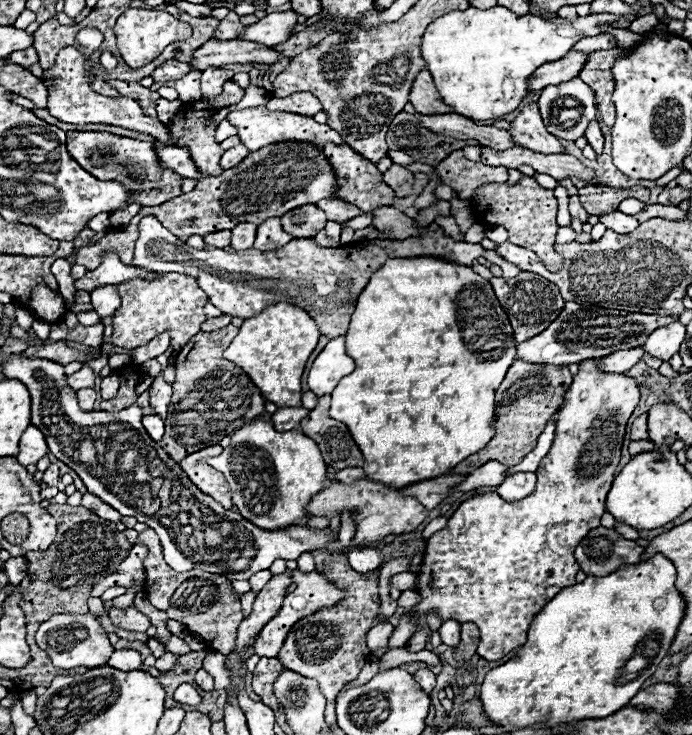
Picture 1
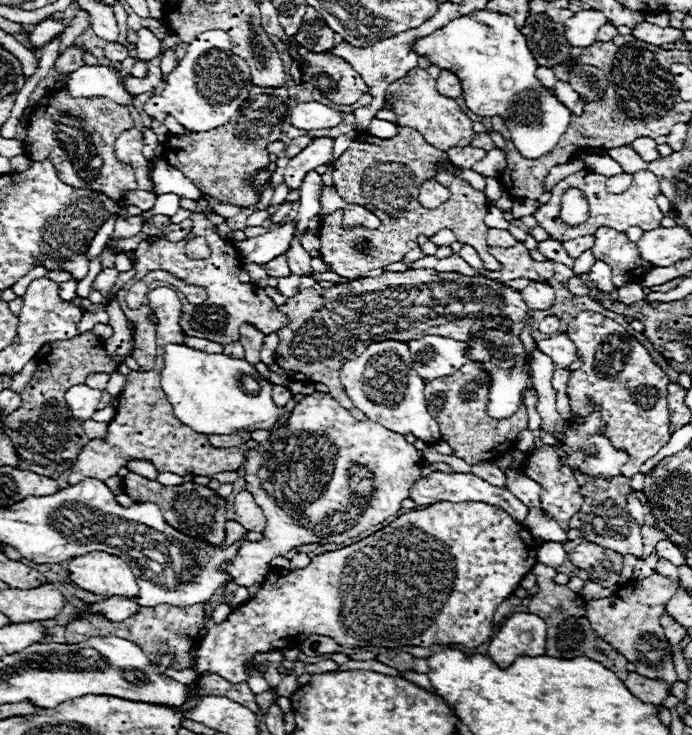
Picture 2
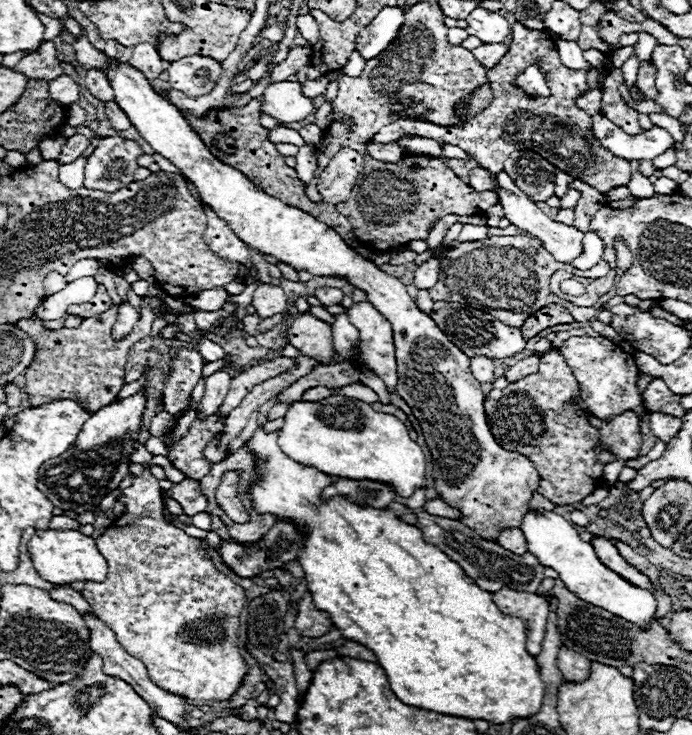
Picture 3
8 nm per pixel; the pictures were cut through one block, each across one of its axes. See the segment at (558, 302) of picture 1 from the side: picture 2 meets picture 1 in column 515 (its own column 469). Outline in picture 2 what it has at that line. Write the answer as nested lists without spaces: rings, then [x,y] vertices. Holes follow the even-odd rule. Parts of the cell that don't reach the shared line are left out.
[[[426,268],[384,272],[378,278],[362,278],[332,288],[316,284],[288,298],[286,304],[278,306],[278,310],[288,316],[288,324],[276,330],[280,338],[276,346],[276,364],[290,380],[328,386],[330,396],[362,420],[366,420],[366,416],[350,402],[340,384],[338,372],[344,366],[344,360],[360,356],[372,342],[410,342],[422,336],[446,336],[468,342],[476,338],[480,326],[502,328],[502,324],[506,324],[506,328],[512,328],[528,314],[528,306],[520,292],[506,288],[496,280]]]

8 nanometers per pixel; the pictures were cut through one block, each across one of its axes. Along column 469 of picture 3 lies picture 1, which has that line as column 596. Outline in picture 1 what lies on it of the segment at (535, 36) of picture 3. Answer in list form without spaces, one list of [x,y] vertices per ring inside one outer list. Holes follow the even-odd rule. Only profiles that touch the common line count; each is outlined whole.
[[[594,120],[592,124],[588,124],[586,132],[584,132],[584,138],[588,140],[588,144],[594,148],[596,154],[602,154],[602,148],[604,148],[604,136],[600,132],[600,124],[598,120]]]

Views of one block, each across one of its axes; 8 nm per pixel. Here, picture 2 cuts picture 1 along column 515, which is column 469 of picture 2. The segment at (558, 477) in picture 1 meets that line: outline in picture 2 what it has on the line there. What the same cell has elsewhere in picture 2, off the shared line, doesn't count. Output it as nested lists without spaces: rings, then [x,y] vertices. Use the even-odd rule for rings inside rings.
[[[436,502],[424,510],[402,514],[386,528],[352,546],[314,556],[306,568],[272,568],[264,576],[258,594],[234,608],[222,624],[206,616],[204,626],[208,634],[198,644],[196,680],[190,688],[200,694],[198,680],[204,674],[218,674],[232,684],[246,682],[248,664],[260,674],[266,672],[268,662],[254,662],[256,654],[296,648],[312,634],[328,636],[344,648],[432,648],[452,644],[478,648],[494,634],[492,618],[496,608],[514,594],[520,580],[536,564],[536,548],[534,536],[522,524],[516,524],[506,512],[484,502]]]

